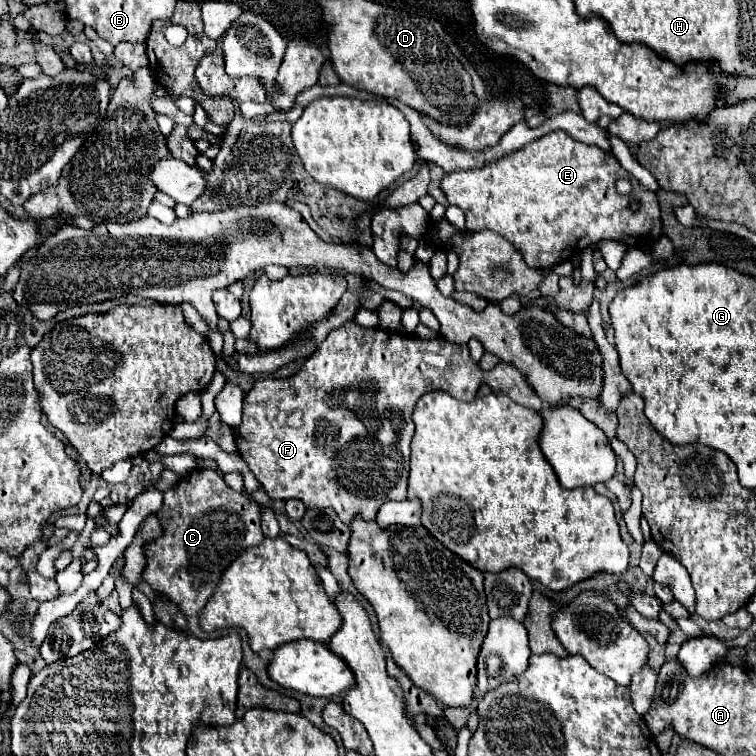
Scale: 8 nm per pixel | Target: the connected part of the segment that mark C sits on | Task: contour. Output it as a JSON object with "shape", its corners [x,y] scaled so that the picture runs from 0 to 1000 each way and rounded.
{"shape":[[[269,619],[250,624],[245,632],[237,635],[231,646],[221,648],[216,656],[218,661],[213,685],[224,688],[224,696],[218,698],[218,706],[213,712],[194,720],[194,770],[202,783],[231,796],[245,815],[261,815],[269,807],[274,791],[282,786],[292,757],[316,735],[319,728],[348,717],[343,667],[321,651],[306,648],[287,622]]]}

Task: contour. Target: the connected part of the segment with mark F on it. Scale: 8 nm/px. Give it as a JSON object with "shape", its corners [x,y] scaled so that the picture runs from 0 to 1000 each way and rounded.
{"shape":[[[459,426],[454,429],[451,434],[443,434],[433,442],[433,447],[427,450],[427,455],[422,455],[422,460],[406,474],[406,479],[401,481],[401,487],[385,497],[385,500],[377,500],[377,503],[369,503],[369,500],[348,500],[348,503],[340,503],[337,511],[332,513],[329,521],[324,521],[324,529],[321,529],[321,558],[316,566],[308,566],[308,577],[311,577],[311,585],[313,585],[313,595],[319,601],[319,606],[329,614],[332,624],[340,630],[340,635],[348,640],[348,648],[356,653],[358,661],[385,661],[385,659],[393,659],[398,661],[406,672],[422,672],[422,669],[438,669],[448,685],[456,690],[456,693],[464,693],[464,688],[470,683],[478,683],[480,688],[493,688],[499,675],[504,672],[504,667],[509,661],[536,661],[538,659],[538,630],[541,630],[541,587],[544,587],[544,579],[546,579],[546,571],[549,571],[549,561],[544,556],[544,548],[546,548],[546,540],[552,534],[552,529],[562,521],[562,519],[570,519],[570,516],[591,516],[599,526],[604,529],[612,529],[612,532],[623,532],[628,526],[628,519],[634,516],[636,508],[644,508],[652,519],[665,519],[671,521],[676,529],[681,529],[684,534],[689,537],[697,537],[697,540],[705,540],[708,545],[716,545],[718,542],[718,529],[713,524],[708,524],[708,519],[702,516],[702,511],[697,508],[697,503],[692,500],[692,495],[671,481],[671,479],[660,479],[655,487],[649,489],[636,489],[634,481],[623,474],[620,468],[620,458],[618,455],[602,455],[602,452],[594,452],[594,450],[586,450],[586,447],[573,447],[573,450],[565,450],[565,447],[554,447],[552,442],[530,442],[530,439],[507,439],[507,437],[491,437],[491,434],[480,434],[470,426]]]}

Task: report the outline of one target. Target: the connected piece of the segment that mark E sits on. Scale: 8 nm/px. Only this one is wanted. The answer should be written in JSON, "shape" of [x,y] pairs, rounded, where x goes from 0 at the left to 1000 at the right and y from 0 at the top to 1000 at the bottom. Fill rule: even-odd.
{"shape":[[[742,172],[721,177],[694,190],[692,196],[642,217],[639,222],[589,230],[581,249],[591,259],[594,270],[607,272],[612,278],[620,304],[652,304],[665,315],[676,317],[684,328],[689,328],[700,354],[729,354],[745,344],[753,344],[758,331],[761,336],[766,336],[779,323],[795,317],[816,317],[829,325],[858,328],[874,315],[877,304],[874,275],[866,254],[851,249],[845,241],[837,241],[835,230],[821,222],[811,204],[798,201],[792,193],[763,188]],[[819,235],[829,235],[837,243],[835,259],[821,259],[813,251],[813,241]],[[835,262],[843,262],[848,267],[843,283],[835,283],[832,278]]]}

